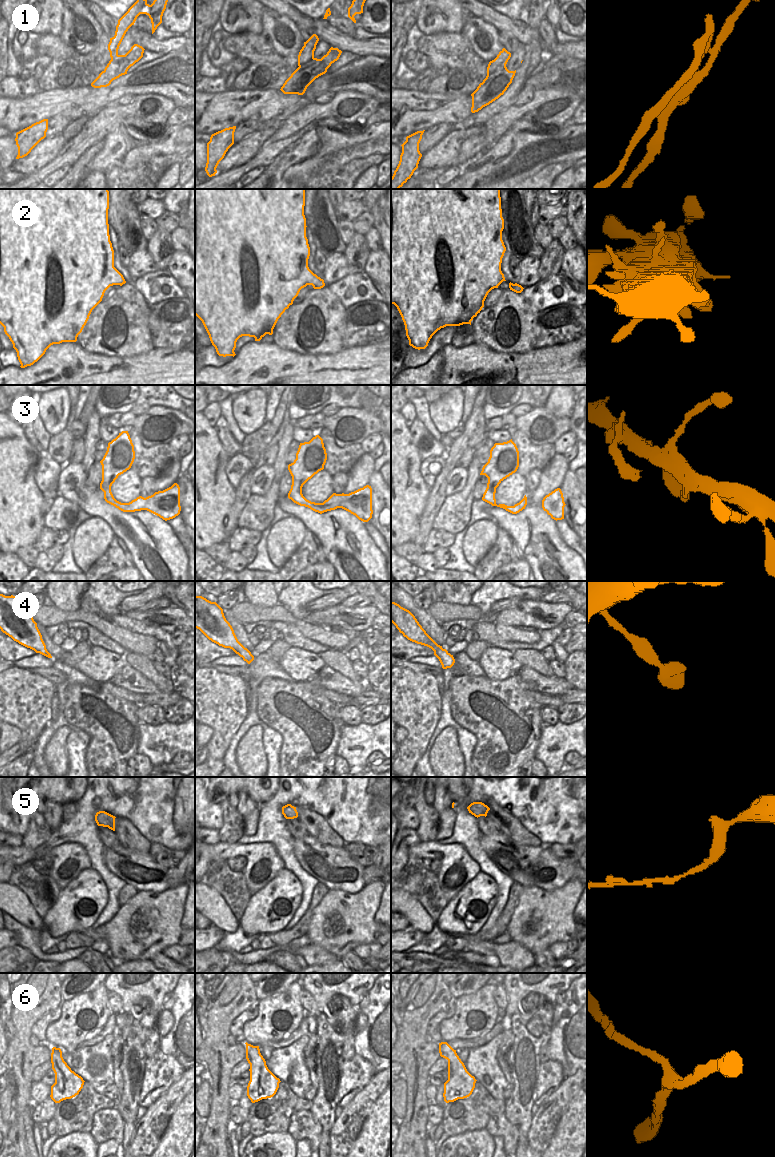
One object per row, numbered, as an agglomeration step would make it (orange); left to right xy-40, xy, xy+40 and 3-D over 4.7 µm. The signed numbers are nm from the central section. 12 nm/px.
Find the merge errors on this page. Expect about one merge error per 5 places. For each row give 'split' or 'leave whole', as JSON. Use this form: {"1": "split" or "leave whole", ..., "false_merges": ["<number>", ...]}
{"1": "split", "2": "leave whole", "3": "leave whole", "4": "leave whole", "5": "leave whole", "6": "leave whole", "false_merges": ["1"]}

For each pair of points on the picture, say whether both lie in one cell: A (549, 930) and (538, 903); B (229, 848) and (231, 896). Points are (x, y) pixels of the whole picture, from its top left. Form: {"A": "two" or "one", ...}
{"A": "one", "B": "two"}

